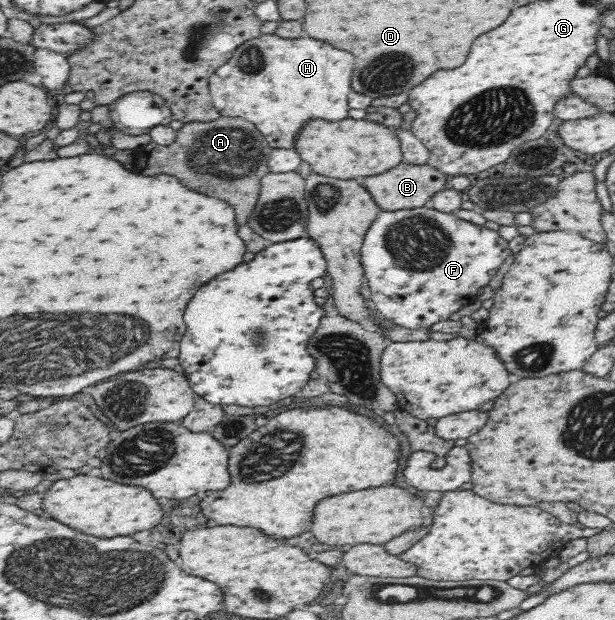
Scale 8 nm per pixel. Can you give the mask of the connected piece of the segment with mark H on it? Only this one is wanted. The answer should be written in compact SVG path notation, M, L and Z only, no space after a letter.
M260 35L249 39L209 76L212 103L225 117L241 117L257 126L273 149L293 149L301 129L315 119L343 121L349 118L349 93L355 59L351 53L333 49L306 36L282 39Z

